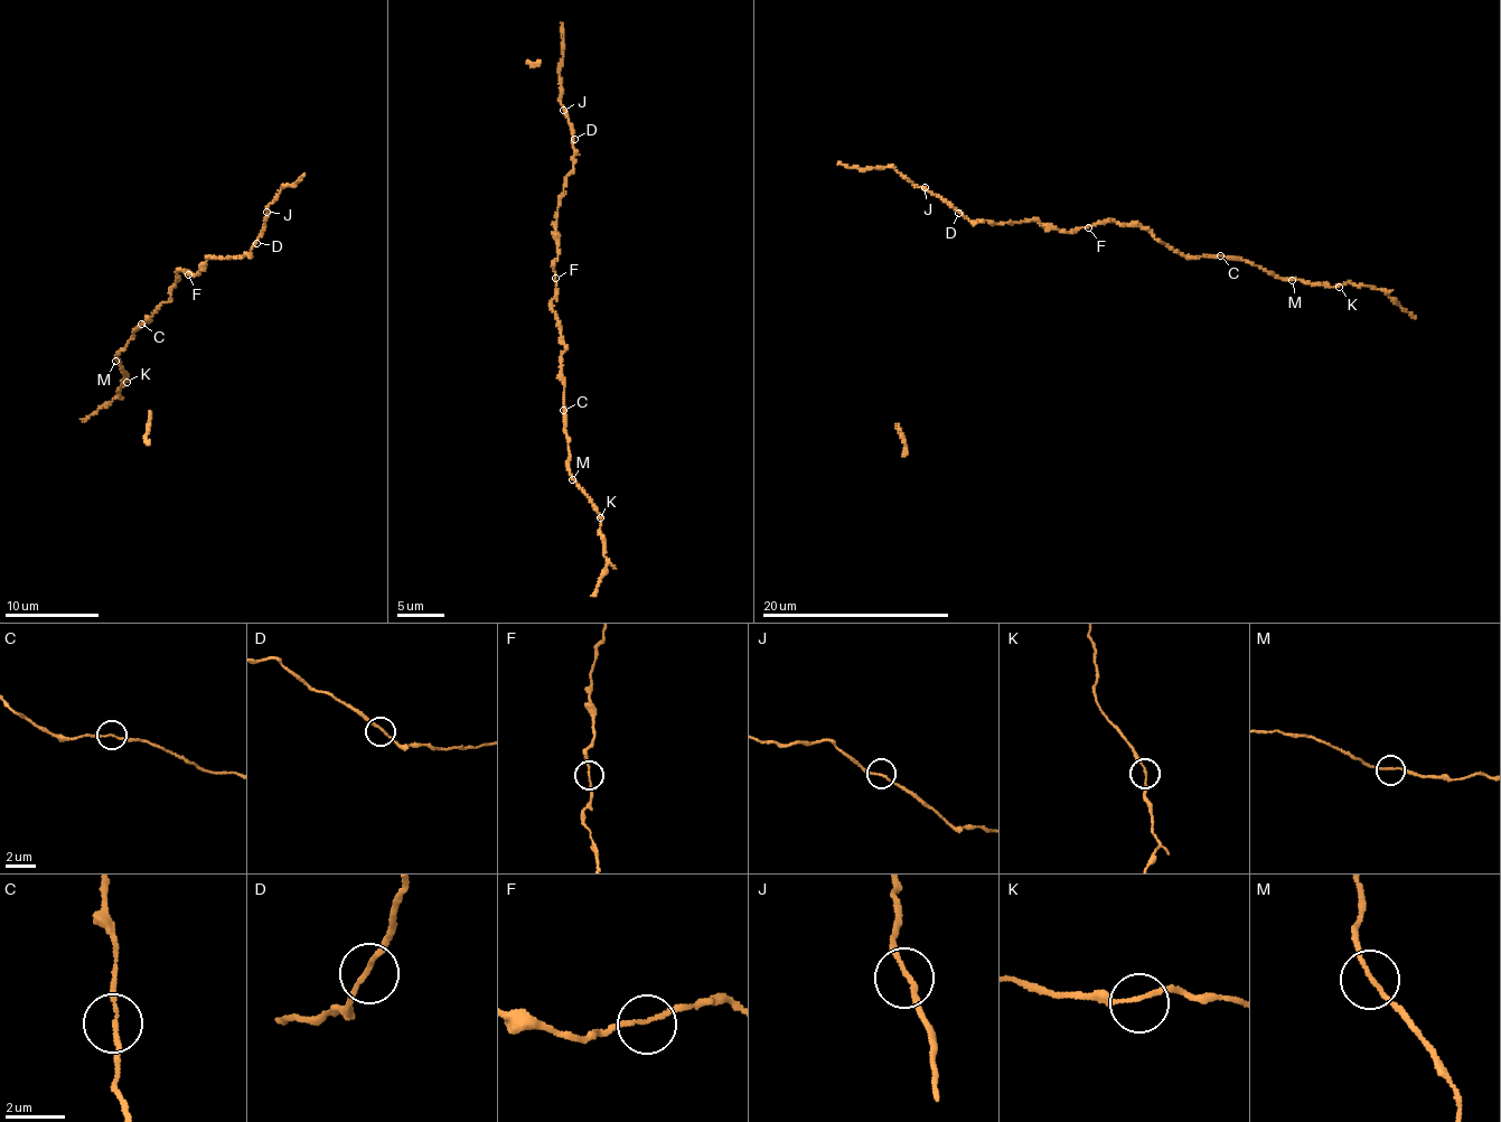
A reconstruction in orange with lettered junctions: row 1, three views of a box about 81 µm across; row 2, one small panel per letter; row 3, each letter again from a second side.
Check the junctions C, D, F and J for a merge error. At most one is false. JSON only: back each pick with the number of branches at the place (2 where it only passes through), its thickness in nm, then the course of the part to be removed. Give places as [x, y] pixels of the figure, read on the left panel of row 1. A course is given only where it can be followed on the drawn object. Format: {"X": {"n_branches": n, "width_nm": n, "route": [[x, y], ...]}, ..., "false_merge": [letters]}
{"false_merge": []}

